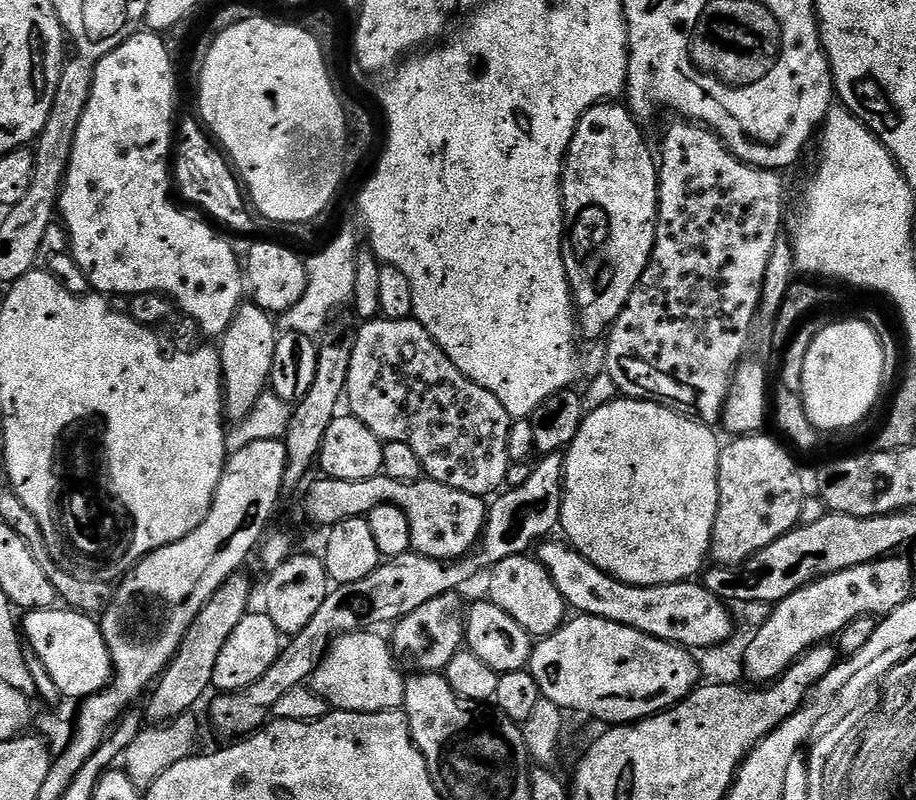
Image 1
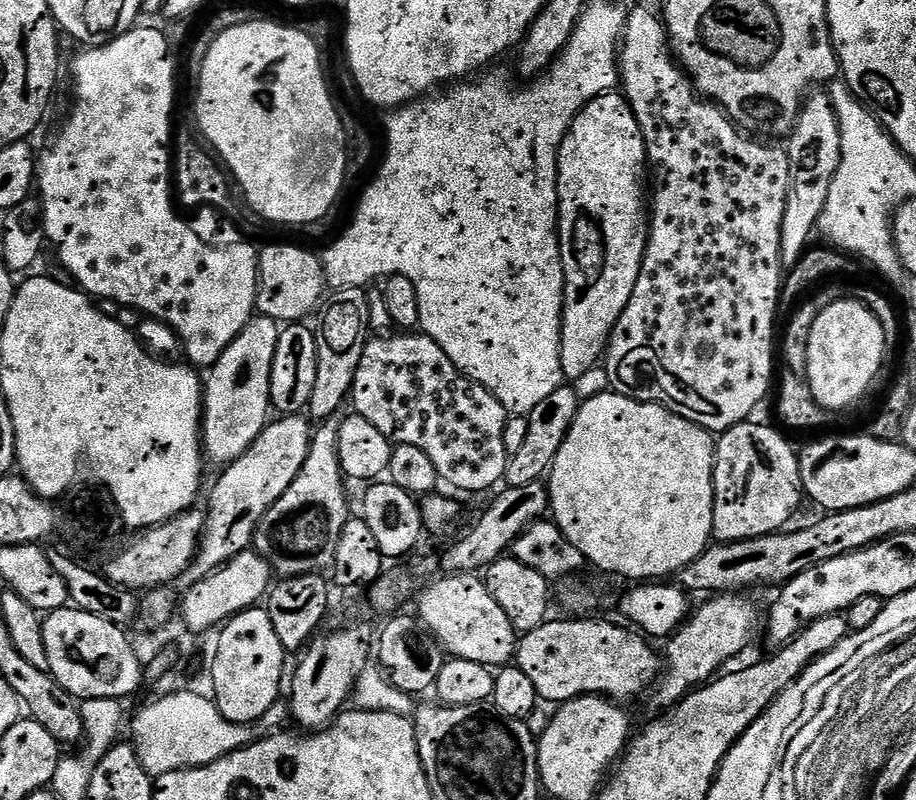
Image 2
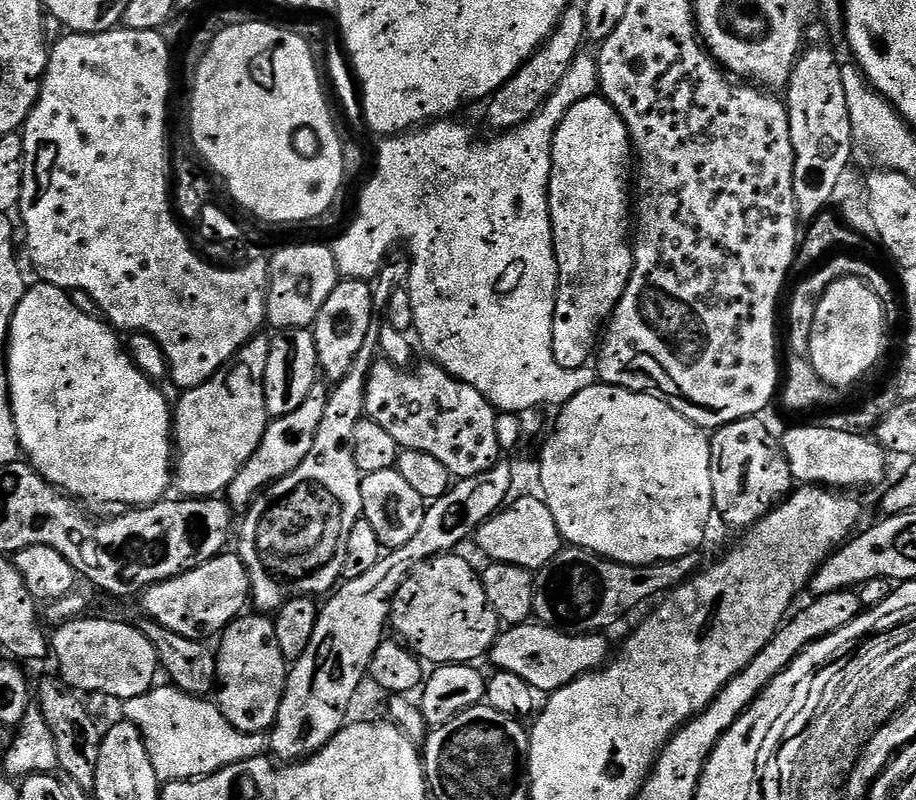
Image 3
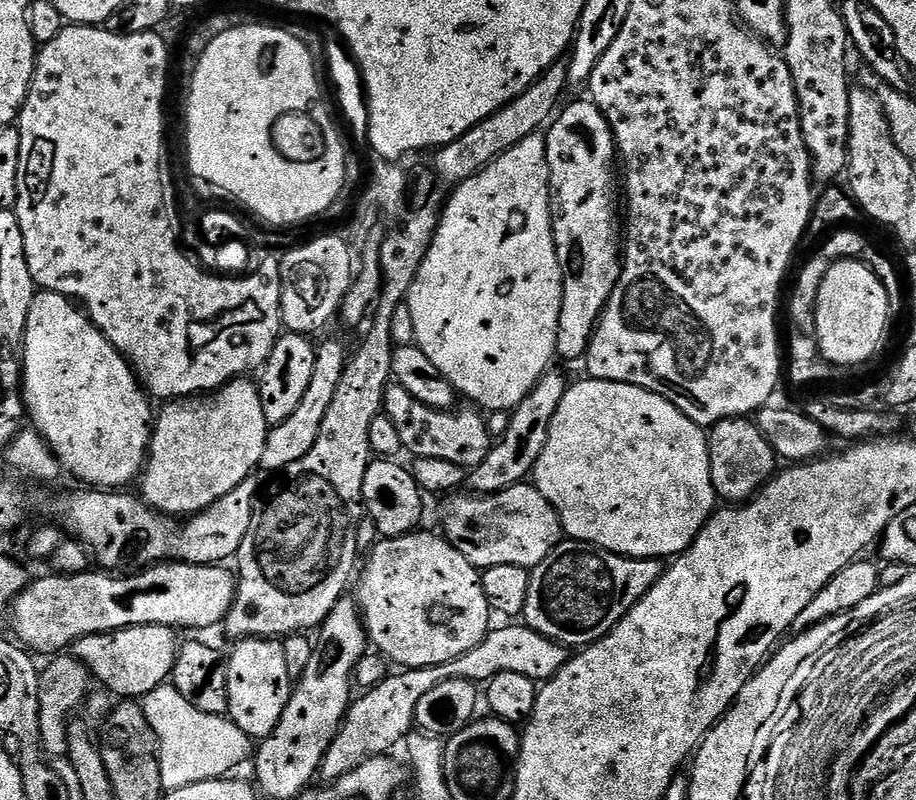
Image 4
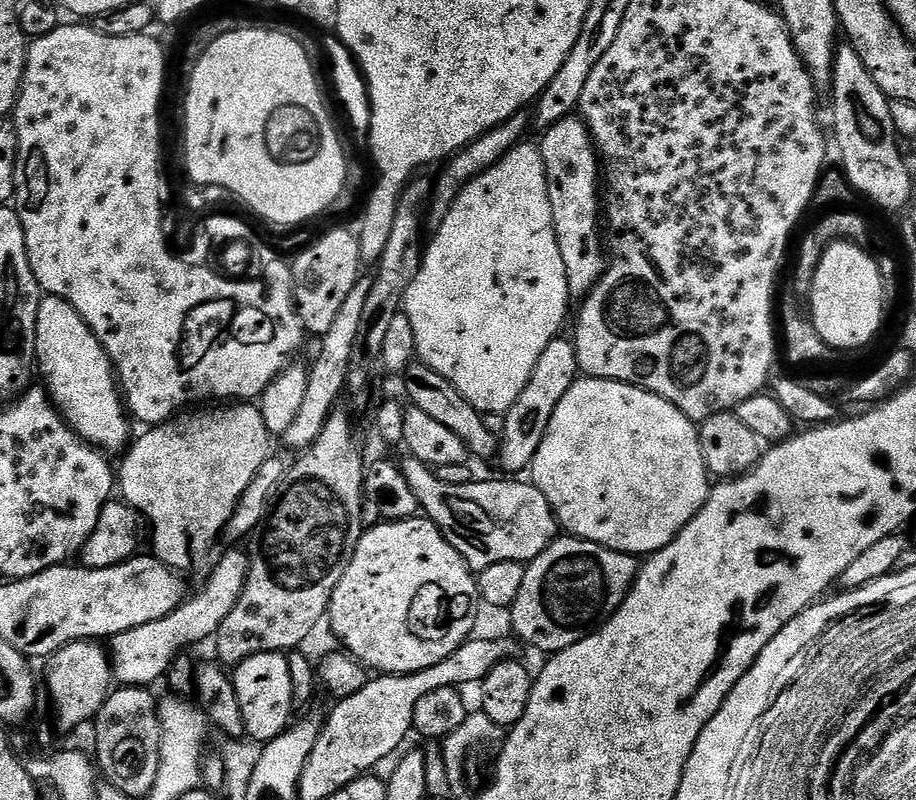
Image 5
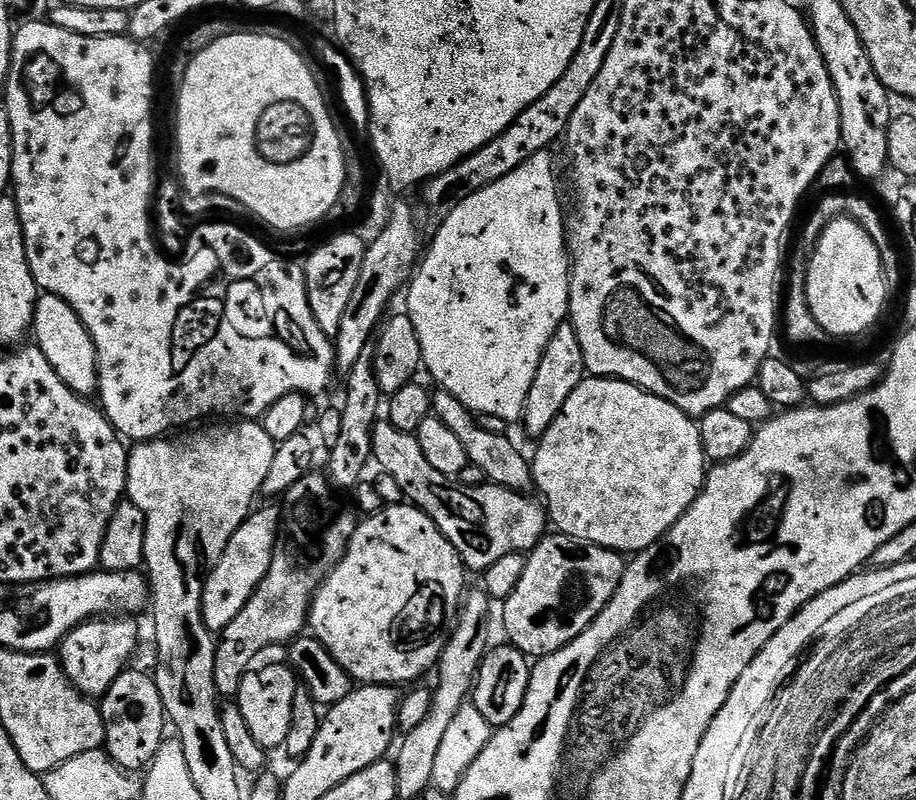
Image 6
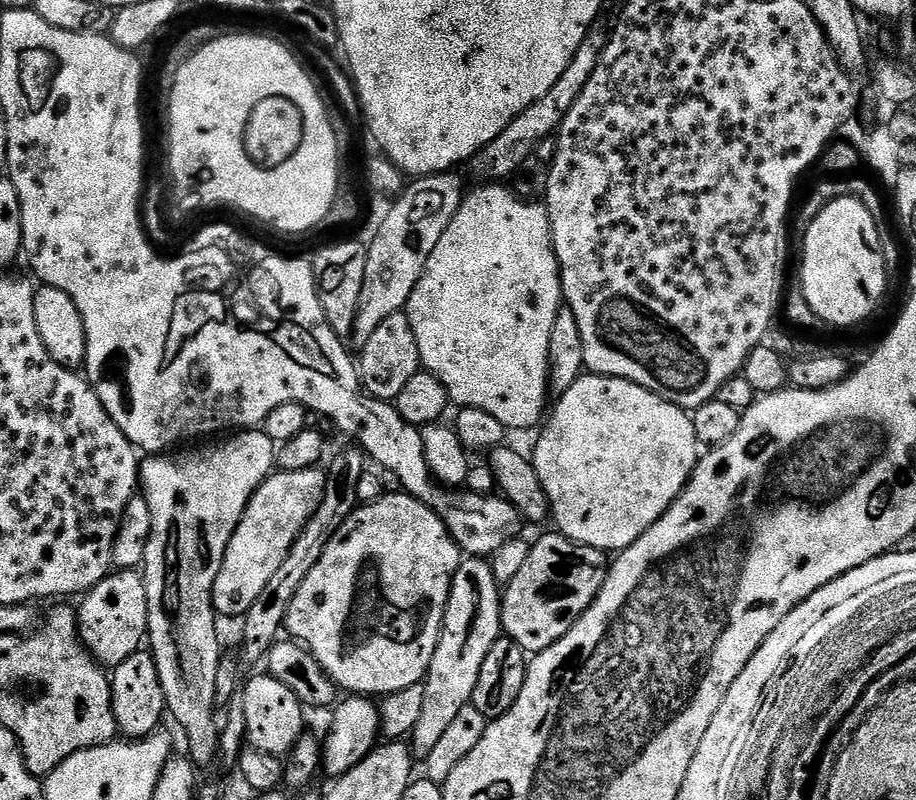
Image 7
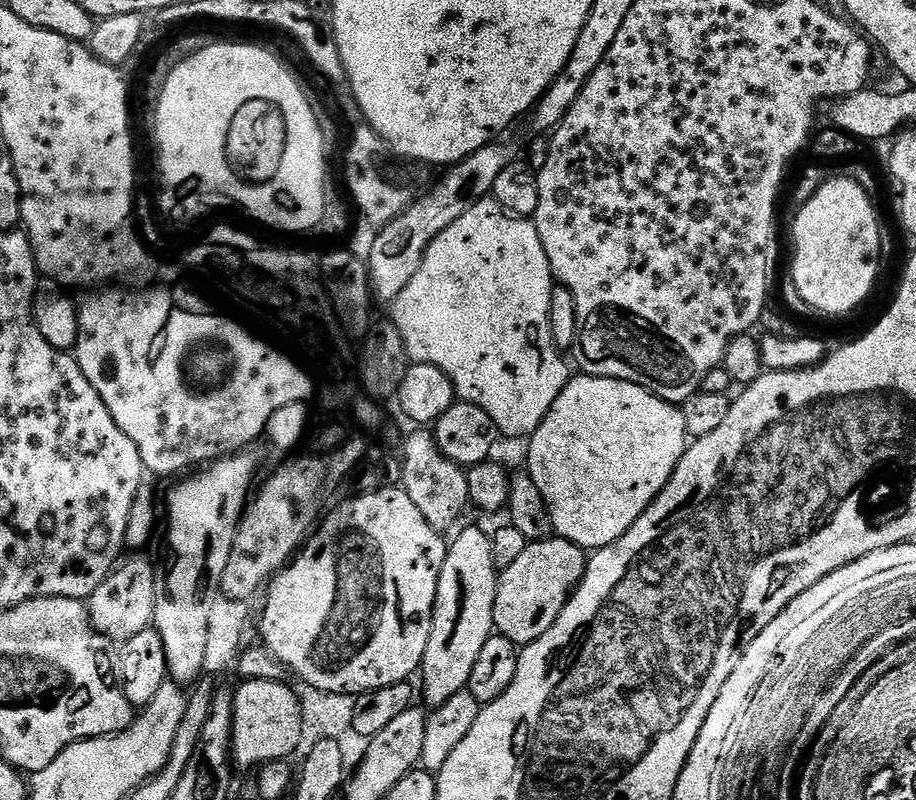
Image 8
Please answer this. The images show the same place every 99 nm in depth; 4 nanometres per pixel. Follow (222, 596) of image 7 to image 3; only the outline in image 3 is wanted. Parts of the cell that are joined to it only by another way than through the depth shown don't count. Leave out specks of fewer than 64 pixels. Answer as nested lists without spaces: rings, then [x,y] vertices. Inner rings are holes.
[[[91,614],[59,625],[51,633],[50,652],[54,660],[56,656],[56,664],[60,667],[58,669],[60,679],[65,680],[71,688],[81,694],[97,692],[100,696],[117,696],[117,701],[120,702],[138,698],[151,690],[157,683],[156,672],[158,673],[161,667],[155,646],[142,635],[135,623],[123,624],[120,620],[99,620]]]

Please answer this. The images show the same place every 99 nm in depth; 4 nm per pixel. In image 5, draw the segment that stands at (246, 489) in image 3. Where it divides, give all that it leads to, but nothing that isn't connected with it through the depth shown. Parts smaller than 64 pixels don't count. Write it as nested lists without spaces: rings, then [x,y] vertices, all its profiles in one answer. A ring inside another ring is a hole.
[[[368,274],[361,275],[356,281],[354,290],[350,290],[346,302],[338,309],[338,315],[326,330],[324,336],[319,337],[320,349],[316,352],[316,361],[308,368],[308,381],[306,382],[306,395],[302,401],[299,413],[294,417],[290,430],[282,438],[282,444],[288,448],[303,450],[316,441],[318,434],[326,426],[330,414],[337,407],[340,395],[345,395],[348,387],[348,371],[350,370],[350,353],[354,350],[354,341],[358,339],[358,326],[362,322],[362,310],[366,307],[366,298],[370,298],[373,277]]]

